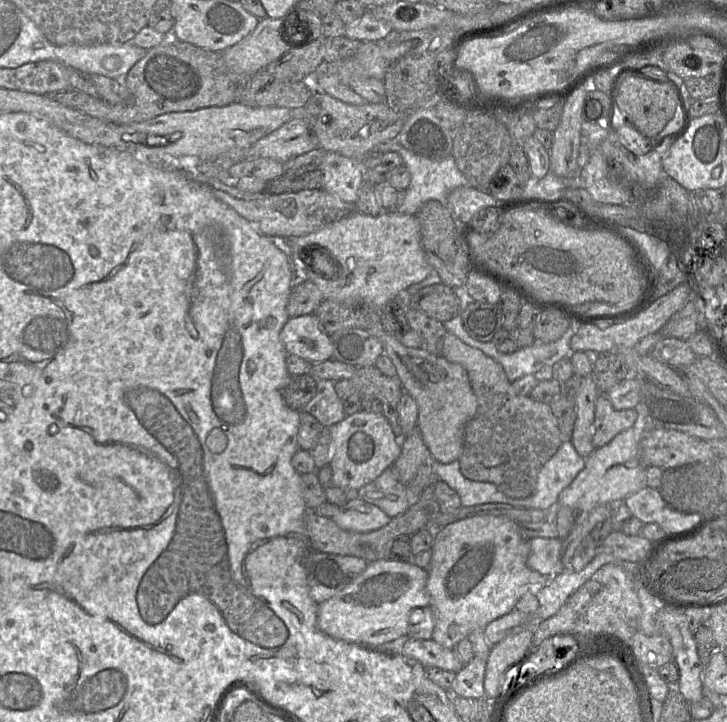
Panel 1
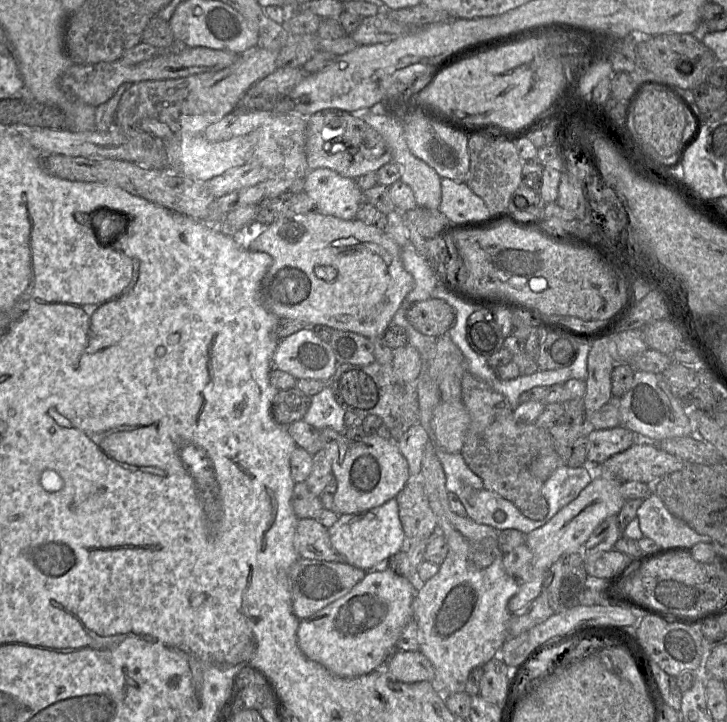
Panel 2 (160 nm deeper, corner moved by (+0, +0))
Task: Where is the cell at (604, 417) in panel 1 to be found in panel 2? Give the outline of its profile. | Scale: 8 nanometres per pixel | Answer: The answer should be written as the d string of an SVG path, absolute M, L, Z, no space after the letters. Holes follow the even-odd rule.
M622 425L603 430L589 428L587 459L601 464L613 455L623 452L637 441L637 435Z

